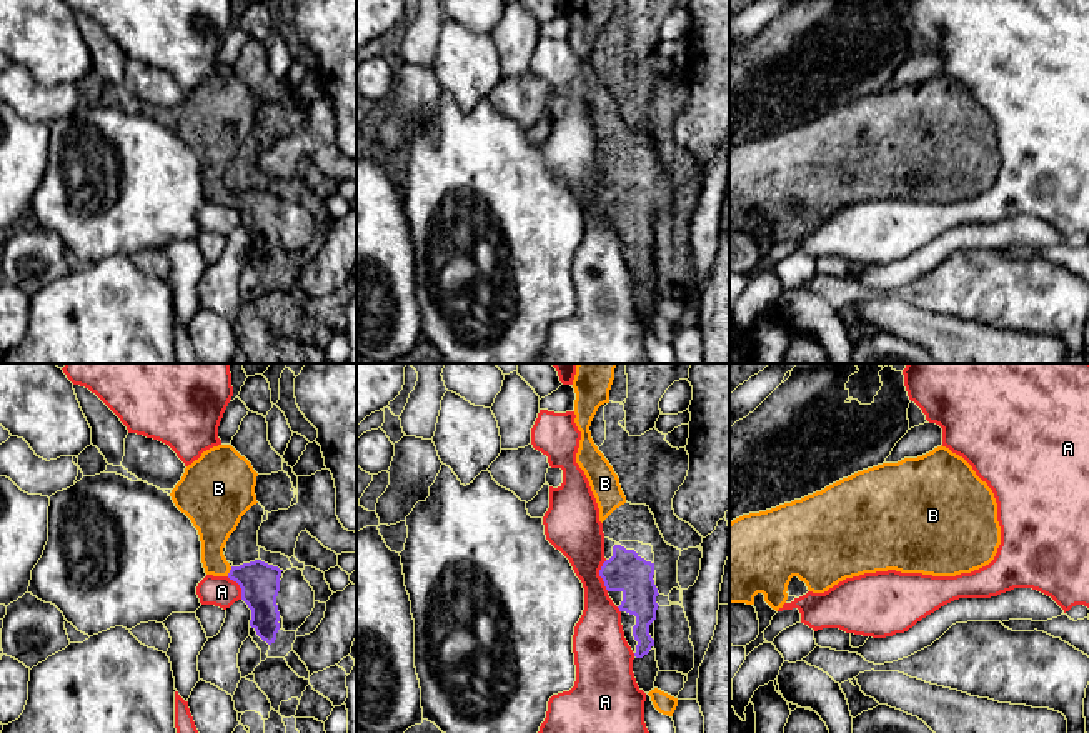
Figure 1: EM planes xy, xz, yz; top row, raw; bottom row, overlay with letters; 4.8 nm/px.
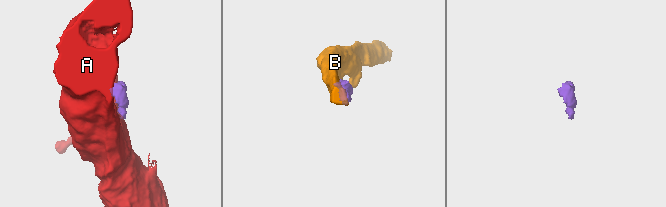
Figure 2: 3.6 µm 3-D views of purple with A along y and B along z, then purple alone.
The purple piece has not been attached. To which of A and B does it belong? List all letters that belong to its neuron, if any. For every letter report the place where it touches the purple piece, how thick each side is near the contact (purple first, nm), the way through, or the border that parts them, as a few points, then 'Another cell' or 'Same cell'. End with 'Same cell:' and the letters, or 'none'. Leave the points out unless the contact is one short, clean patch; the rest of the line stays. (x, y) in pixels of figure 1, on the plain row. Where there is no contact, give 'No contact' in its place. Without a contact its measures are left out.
A: Touches purple at xz (600, 202). Thickness 200 nm (purple) against 240 nm. Another cell
B: Touches purple at xy (230, 199). Thickness 190 nm (purple) against 180 nm. Path across: xy (260, 209), (248, 202), (230, 199), (215, 184), (215, 150). Same cell
Same cell: B

